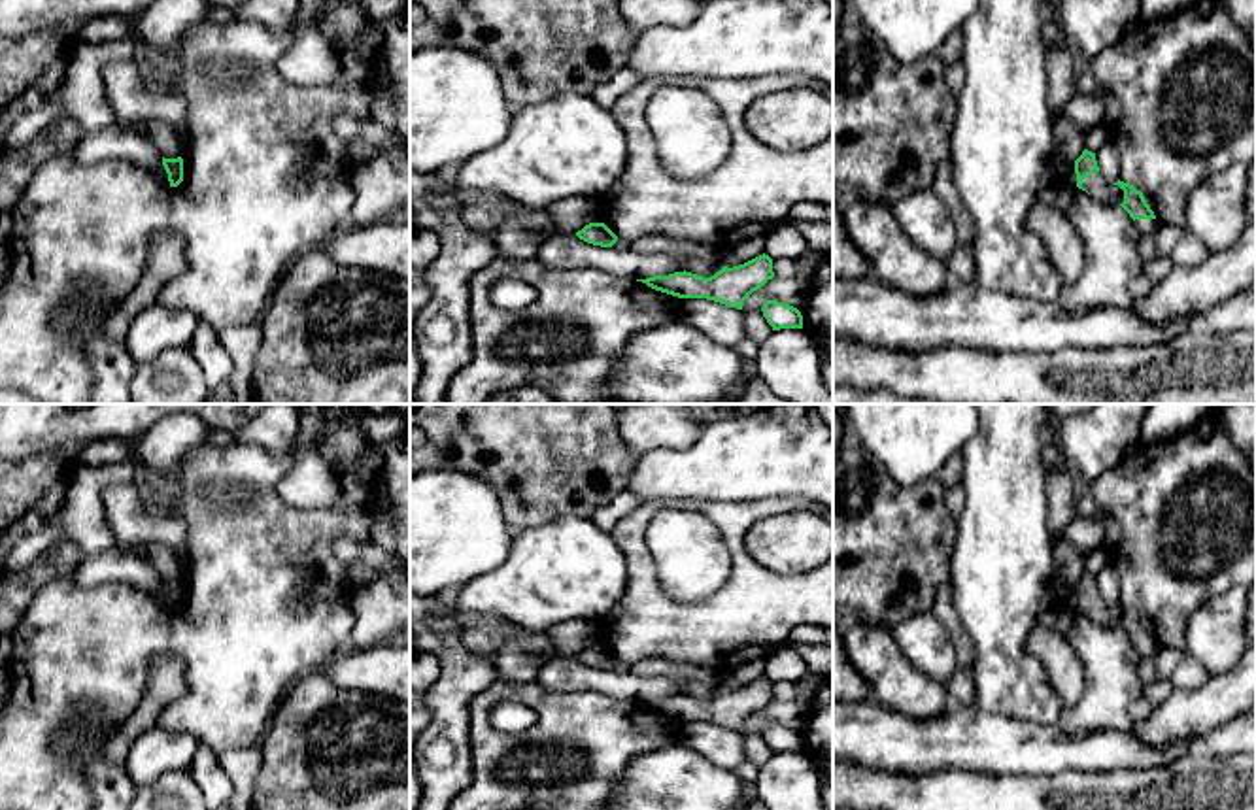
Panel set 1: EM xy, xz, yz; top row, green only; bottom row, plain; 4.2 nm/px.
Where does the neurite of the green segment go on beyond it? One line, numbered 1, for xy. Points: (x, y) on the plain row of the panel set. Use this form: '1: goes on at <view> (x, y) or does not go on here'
1: does not go on here

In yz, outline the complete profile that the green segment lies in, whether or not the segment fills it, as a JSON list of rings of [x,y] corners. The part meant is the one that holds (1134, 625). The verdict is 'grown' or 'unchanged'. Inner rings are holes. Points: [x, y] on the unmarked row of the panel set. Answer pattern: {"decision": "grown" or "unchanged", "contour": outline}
{"decision": "grown", "contour": [[[1084,572],[1075,583],[1077,610],[1105,627],[1120,627],[1133,642],[1141,659],[1154,659],[1158,644],[1141,614],[1133,608],[1116,604],[1109,606],[1101,597],[1095,576]]]}

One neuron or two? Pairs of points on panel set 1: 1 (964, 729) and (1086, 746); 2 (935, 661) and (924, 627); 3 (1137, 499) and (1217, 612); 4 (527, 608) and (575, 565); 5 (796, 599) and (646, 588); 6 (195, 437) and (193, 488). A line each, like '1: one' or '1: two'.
1: one
2: one
3: two
4: one
5: one
6: two

